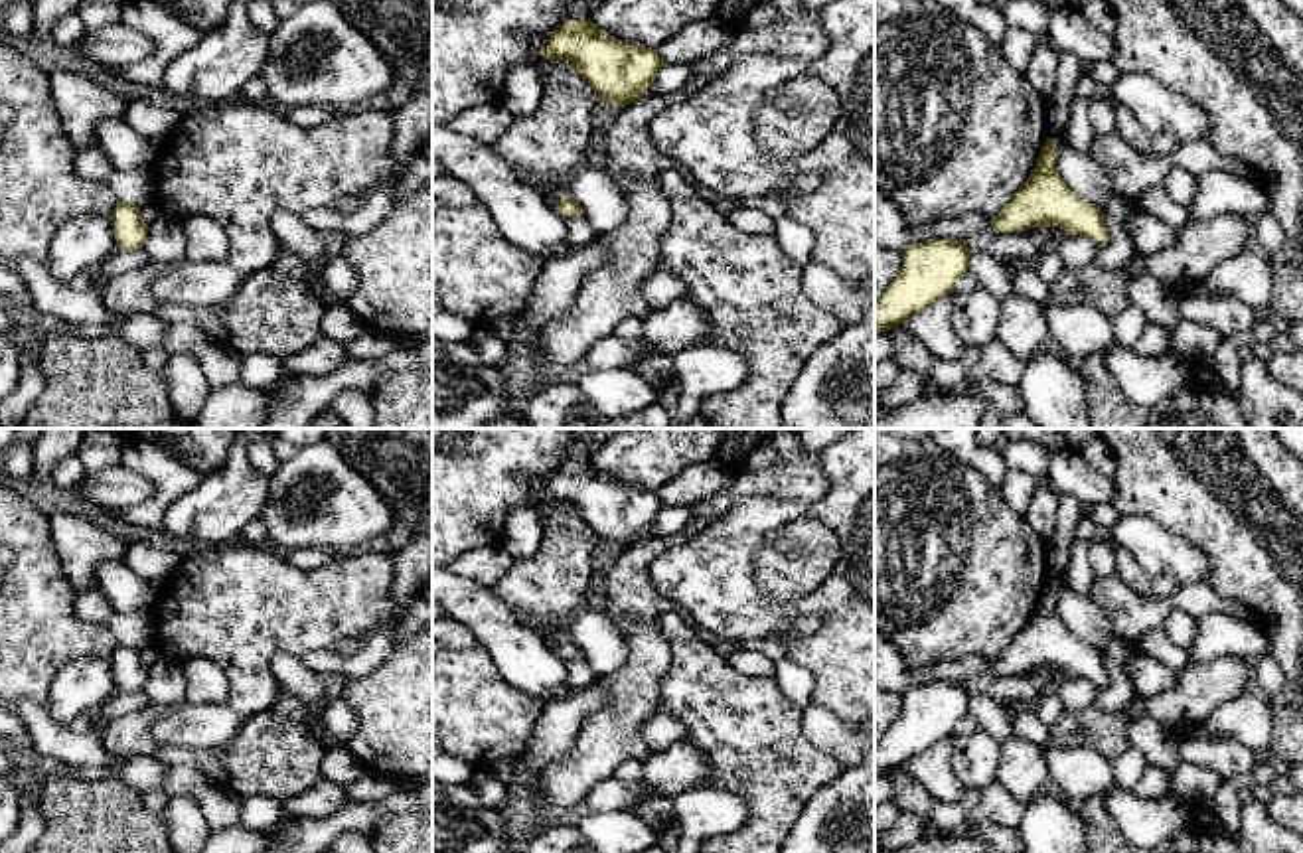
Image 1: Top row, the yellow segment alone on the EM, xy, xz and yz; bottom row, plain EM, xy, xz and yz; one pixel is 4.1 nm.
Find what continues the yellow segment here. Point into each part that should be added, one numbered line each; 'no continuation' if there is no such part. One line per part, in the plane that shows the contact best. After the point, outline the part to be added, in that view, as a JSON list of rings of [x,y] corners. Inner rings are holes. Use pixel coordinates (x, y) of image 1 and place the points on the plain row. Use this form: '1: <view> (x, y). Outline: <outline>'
no continuation

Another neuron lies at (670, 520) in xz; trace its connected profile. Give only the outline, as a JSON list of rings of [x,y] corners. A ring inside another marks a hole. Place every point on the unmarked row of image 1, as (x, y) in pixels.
[[[691,504],[689,505],[665,505],[657,513],[653,527],[650,529],[648,535],[642,537],[642,541],[659,539],[659,537],[677,533],[691,521],[693,511],[695,511],[695,505]]]

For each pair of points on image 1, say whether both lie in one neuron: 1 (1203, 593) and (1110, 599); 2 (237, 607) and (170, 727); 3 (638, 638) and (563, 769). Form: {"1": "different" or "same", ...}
{"1": "same", "2": "same", "3": "same"}

